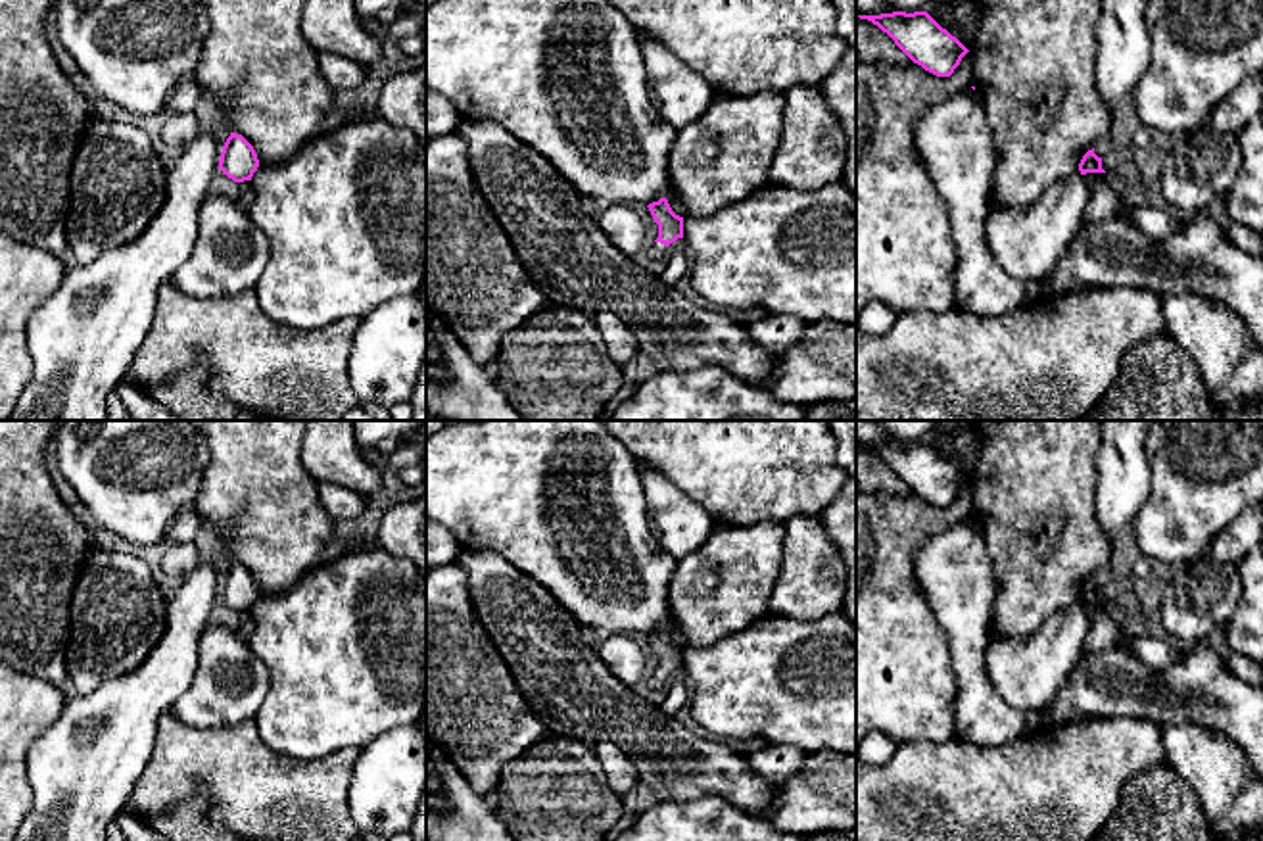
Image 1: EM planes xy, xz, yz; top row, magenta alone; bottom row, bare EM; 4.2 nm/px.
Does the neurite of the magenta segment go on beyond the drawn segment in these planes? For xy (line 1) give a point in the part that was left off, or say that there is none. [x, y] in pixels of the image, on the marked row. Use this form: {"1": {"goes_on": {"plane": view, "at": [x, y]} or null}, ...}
{"1": {"goes_on": null}}

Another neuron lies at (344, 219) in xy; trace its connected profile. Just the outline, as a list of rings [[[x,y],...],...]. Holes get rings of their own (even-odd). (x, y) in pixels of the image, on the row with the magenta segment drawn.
[[[376,115],[315,136],[290,161],[259,165],[251,177],[250,219],[265,234],[269,261],[255,284],[261,309],[296,330],[363,319],[388,300],[417,294],[426,278],[426,148],[417,134]]]

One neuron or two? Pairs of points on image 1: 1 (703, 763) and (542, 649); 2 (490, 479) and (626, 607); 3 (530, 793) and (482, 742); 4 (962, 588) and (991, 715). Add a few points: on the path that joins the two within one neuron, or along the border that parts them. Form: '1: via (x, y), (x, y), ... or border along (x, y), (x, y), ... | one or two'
1: via (663, 745), (630, 720), (599, 707), (582, 690) | one
2: via (526, 509), (576, 555), (582, 575), (590, 578) | one
3: border along (542, 740), (528, 745), (503, 767), (492, 792) | two
4: via (966, 619), (972, 684) | one

